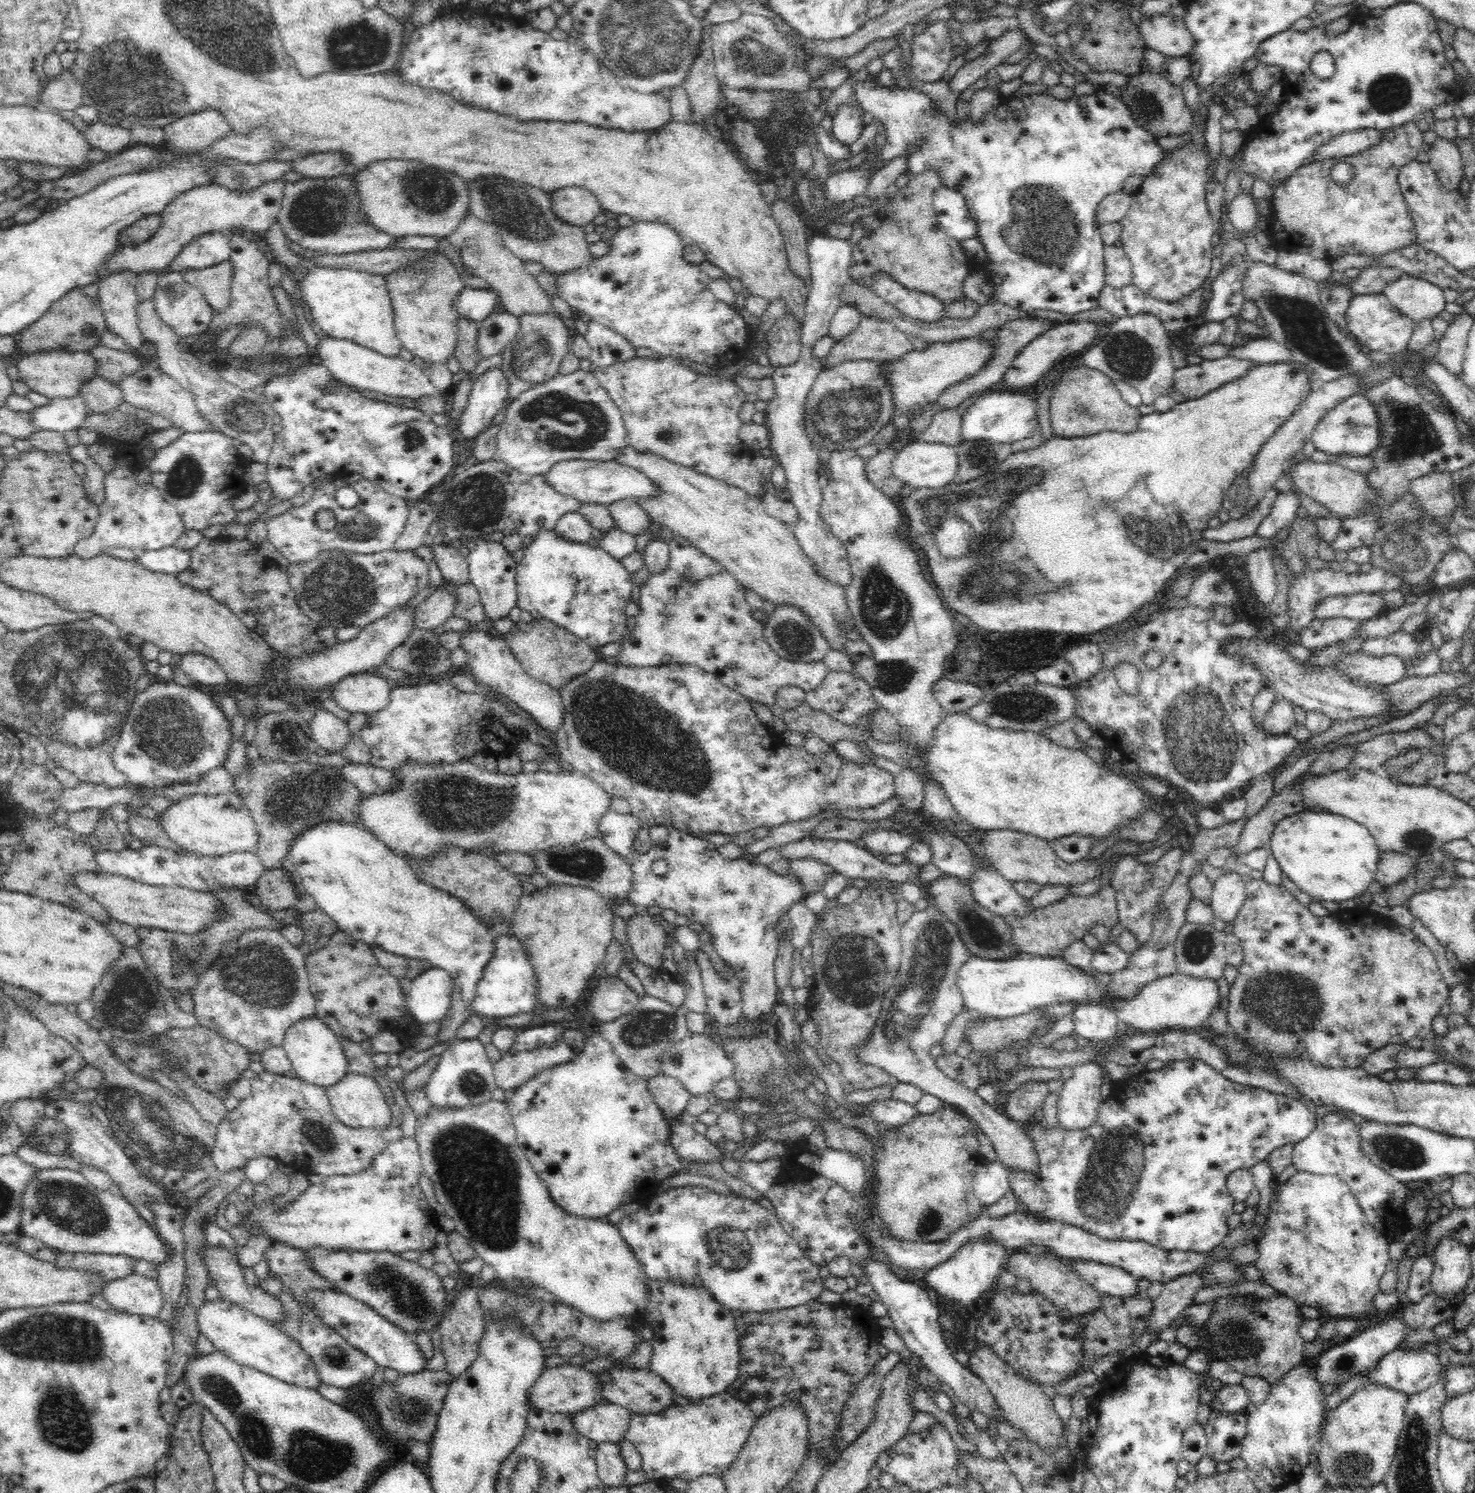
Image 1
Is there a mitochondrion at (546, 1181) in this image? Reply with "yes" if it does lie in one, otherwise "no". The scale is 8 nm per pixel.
no

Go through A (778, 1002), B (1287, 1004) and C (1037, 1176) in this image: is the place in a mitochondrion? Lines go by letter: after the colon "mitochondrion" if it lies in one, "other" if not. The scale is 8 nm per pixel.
A: other
B: mitochondrion
C: other

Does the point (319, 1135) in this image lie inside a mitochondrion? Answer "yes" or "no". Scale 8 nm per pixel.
yes

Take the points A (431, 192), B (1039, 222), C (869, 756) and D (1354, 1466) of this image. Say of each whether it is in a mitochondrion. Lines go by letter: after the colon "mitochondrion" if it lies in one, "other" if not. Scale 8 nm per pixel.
A: mitochondrion
B: mitochondrion
C: other
D: mitochondrion

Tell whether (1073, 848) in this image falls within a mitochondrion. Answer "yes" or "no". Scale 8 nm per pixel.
no

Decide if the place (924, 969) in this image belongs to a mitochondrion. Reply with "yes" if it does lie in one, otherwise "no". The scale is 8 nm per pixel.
yes

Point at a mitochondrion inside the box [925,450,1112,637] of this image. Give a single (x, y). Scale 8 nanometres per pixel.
(996, 589)

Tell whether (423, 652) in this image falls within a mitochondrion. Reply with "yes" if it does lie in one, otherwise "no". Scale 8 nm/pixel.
yes

